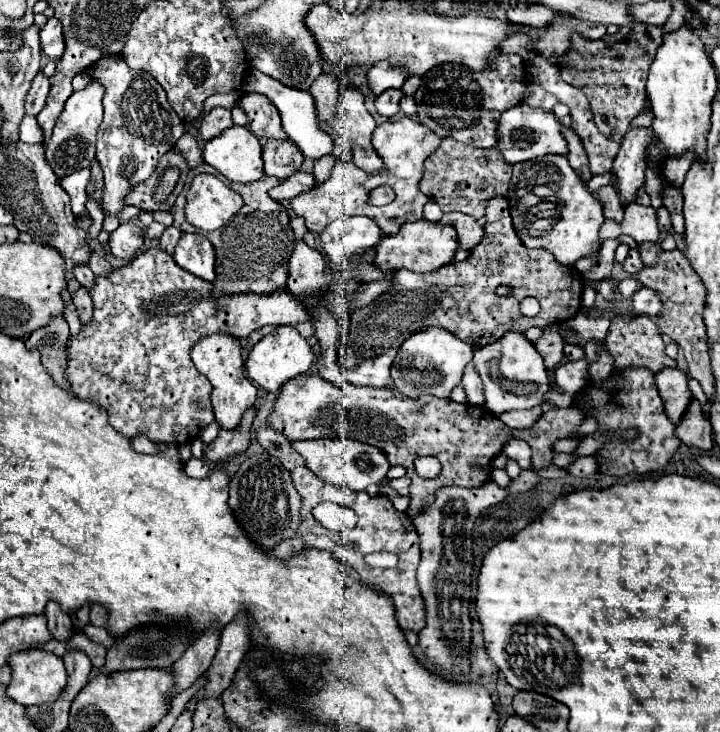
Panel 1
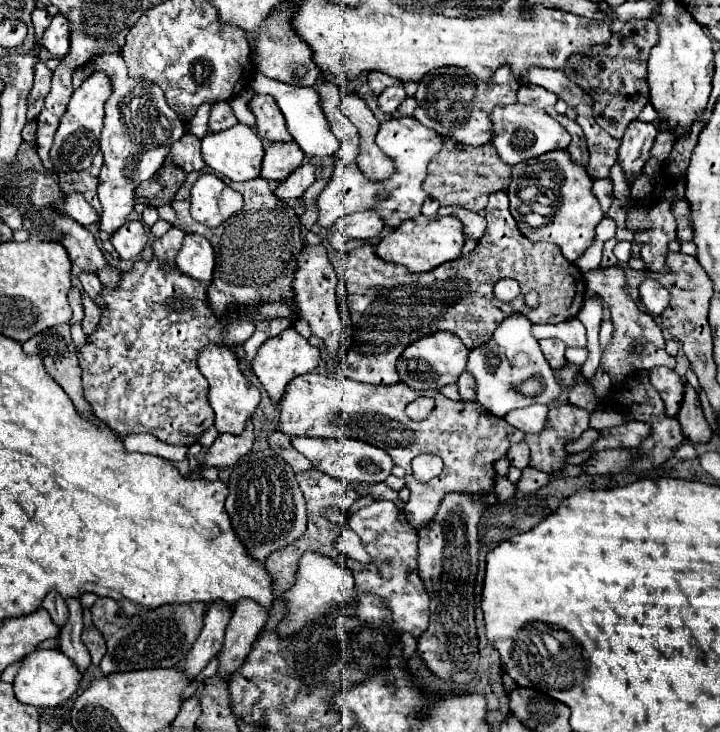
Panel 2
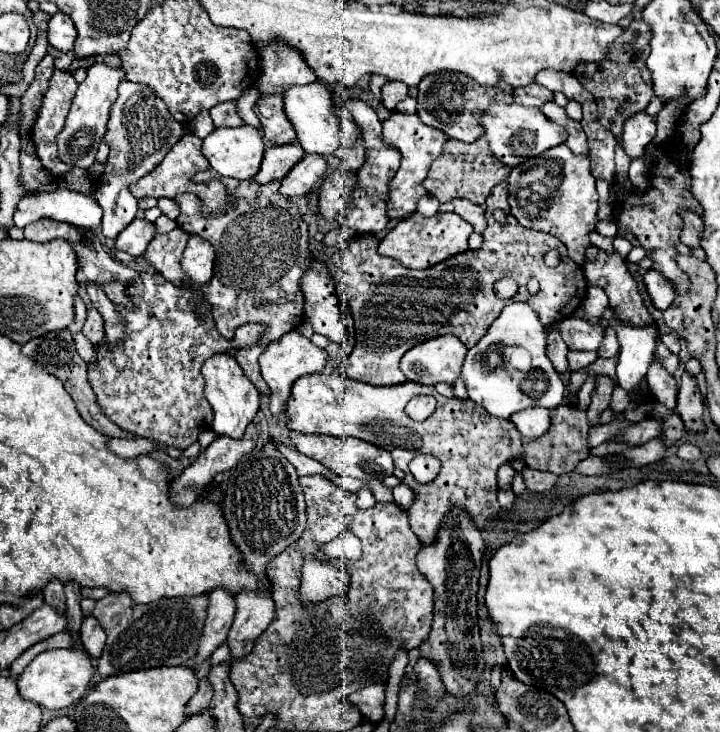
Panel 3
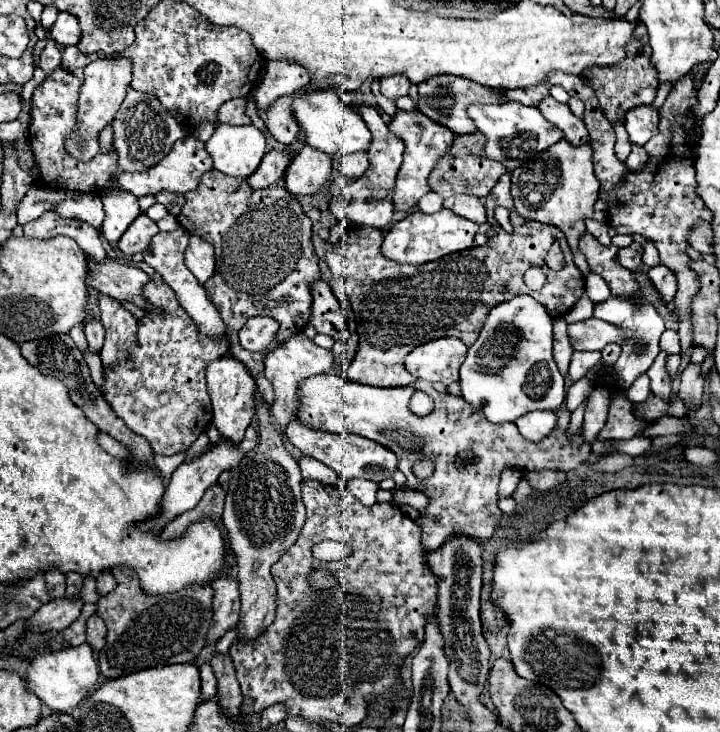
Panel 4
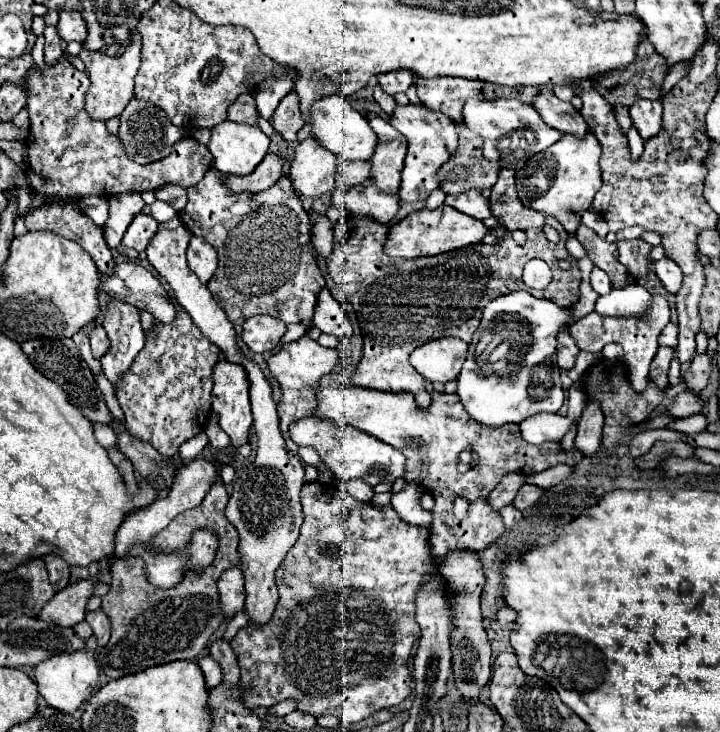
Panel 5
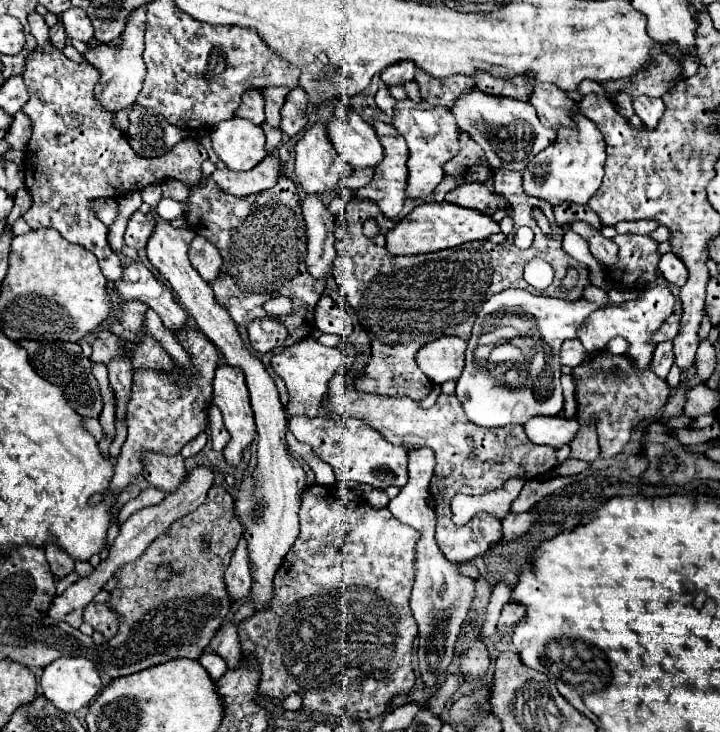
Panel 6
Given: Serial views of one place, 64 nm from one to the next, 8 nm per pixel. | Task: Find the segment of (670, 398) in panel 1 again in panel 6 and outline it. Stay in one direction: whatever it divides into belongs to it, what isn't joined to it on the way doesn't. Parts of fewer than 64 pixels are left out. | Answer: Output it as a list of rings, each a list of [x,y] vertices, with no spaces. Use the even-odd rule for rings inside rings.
[[[662,342],[662,344],[658,344],[656,350],[654,350],[654,358],[652,358],[650,370],[652,370],[658,378],[666,380],[666,374],[668,374],[668,370],[672,368],[672,364],[674,364],[672,342]]]

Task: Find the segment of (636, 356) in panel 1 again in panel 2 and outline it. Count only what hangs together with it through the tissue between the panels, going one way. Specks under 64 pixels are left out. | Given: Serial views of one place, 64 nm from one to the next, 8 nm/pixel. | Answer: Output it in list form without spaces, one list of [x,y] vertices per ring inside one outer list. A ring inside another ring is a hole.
[[[616,266],[612,268],[596,268],[592,272],[588,272],[584,276],[586,280],[586,286],[590,290],[594,290],[610,308],[610,320],[614,324],[614,334],[612,334],[612,344],[606,346],[604,354],[602,354],[602,366],[606,368],[606,372],[610,374],[612,382],[622,382],[624,376],[632,374],[634,370],[652,370],[656,366],[668,366],[668,368],[674,368],[676,366],[676,358],[668,356],[666,350],[664,350],[664,338],[662,338],[662,330],[660,326],[654,322],[654,318],[646,312],[642,312],[638,308],[638,304],[628,296],[628,284],[626,284],[626,278],[624,278],[624,272]],[[636,346],[642,346],[640,350],[640,356],[638,358],[630,358],[630,354],[634,352]]]

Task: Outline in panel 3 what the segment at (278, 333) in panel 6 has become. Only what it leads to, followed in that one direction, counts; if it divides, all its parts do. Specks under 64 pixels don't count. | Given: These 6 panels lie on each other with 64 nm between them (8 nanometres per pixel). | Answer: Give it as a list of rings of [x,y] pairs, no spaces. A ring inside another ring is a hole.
[[[152,270],[140,272],[140,276],[126,286],[124,294],[134,304],[134,308],[116,304],[126,338],[116,346],[110,346],[106,340],[96,344],[96,362],[88,364],[88,382],[102,412],[122,430],[186,450],[212,422],[212,406],[204,398],[200,366],[214,350],[226,352],[256,344],[264,326],[244,324],[236,330],[232,340],[226,340],[218,334],[212,318],[206,316],[204,320],[204,316],[196,312],[204,302],[198,288],[172,284],[160,272]]]

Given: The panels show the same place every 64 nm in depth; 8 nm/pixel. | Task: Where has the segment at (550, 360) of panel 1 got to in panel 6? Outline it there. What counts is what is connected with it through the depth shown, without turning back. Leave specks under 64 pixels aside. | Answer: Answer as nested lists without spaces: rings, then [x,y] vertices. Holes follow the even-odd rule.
[[[572,338],[572,340],[564,340],[562,348],[560,348],[560,364],[562,366],[570,366],[570,368],[576,368],[582,364],[582,358],[584,358],[584,346],[580,344],[578,338]]]

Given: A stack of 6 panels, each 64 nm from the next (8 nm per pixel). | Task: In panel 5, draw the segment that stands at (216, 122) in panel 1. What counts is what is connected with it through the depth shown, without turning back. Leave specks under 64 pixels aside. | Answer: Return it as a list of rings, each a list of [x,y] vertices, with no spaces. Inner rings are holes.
[[[252,94],[238,96],[236,102],[228,108],[226,120],[240,122],[240,124],[256,124],[258,122],[258,112],[256,112],[256,104],[254,104],[254,96]]]

